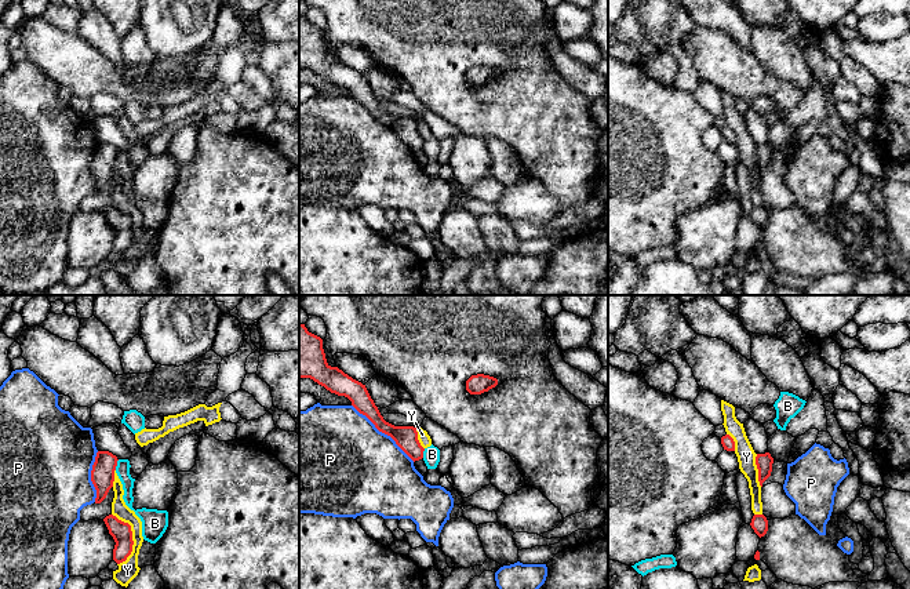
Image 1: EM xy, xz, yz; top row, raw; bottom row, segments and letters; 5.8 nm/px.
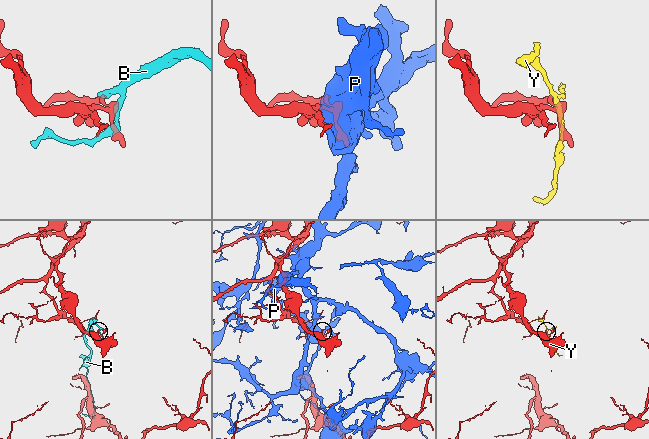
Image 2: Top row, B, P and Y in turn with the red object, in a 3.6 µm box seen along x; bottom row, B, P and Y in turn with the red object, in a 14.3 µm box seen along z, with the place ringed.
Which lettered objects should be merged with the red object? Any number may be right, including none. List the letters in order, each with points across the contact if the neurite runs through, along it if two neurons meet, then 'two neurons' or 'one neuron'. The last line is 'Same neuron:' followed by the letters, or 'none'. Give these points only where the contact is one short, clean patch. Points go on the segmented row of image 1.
B: two neurons
P: two neurons
Y: two neurons
Same neuron: none

